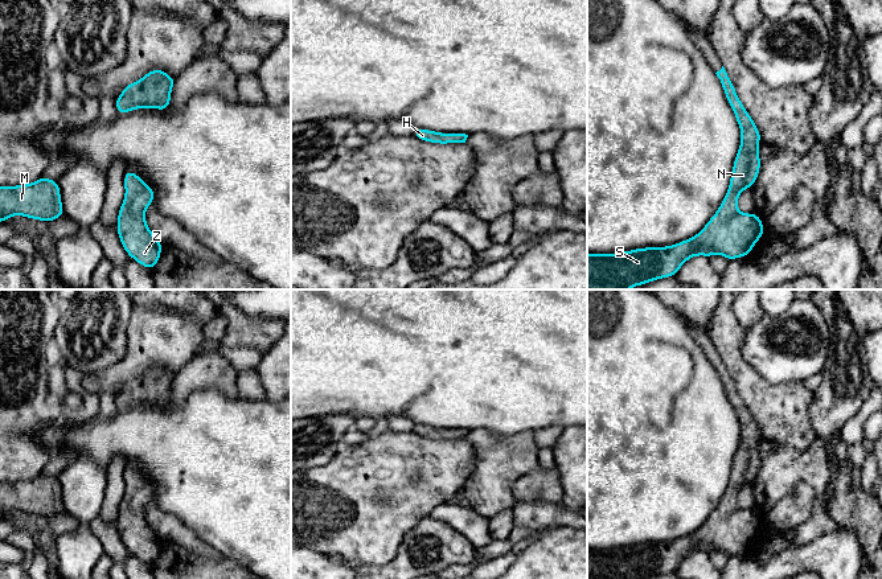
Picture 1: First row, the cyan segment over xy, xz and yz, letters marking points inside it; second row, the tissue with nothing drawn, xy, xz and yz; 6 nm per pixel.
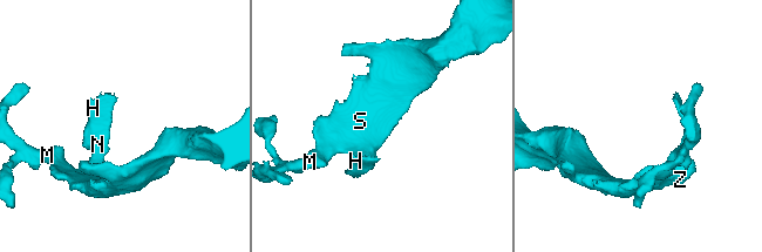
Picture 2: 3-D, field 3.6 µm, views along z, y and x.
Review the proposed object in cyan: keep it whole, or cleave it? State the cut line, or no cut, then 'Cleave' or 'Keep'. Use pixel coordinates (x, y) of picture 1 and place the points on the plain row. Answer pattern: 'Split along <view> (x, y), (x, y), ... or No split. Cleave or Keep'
No split. Keep

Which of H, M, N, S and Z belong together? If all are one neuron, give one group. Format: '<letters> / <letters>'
H M N S Z

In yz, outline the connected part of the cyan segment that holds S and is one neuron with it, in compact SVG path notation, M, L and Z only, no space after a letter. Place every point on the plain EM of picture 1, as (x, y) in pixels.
M725 364L715 369L741 423L741 443L733 461L723 498L694 533L665 543L644 543L625 549L587 550L587 579L649 579L674 572L692 553L722 550L730 558L751 550L764 530L755 509L739 509L738 492L752 484L760 467L760 428L737 391Z

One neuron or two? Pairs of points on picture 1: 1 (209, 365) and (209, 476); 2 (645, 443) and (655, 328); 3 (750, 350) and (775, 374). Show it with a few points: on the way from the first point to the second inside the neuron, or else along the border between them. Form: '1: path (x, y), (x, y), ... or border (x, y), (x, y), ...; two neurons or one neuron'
1: border (237, 394), (197, 389), (183, 403); two neurons
2: path (645, 414), (645, 378), (649, 357); one neuron
3: path (757, 356), (768, 368); one neuron

